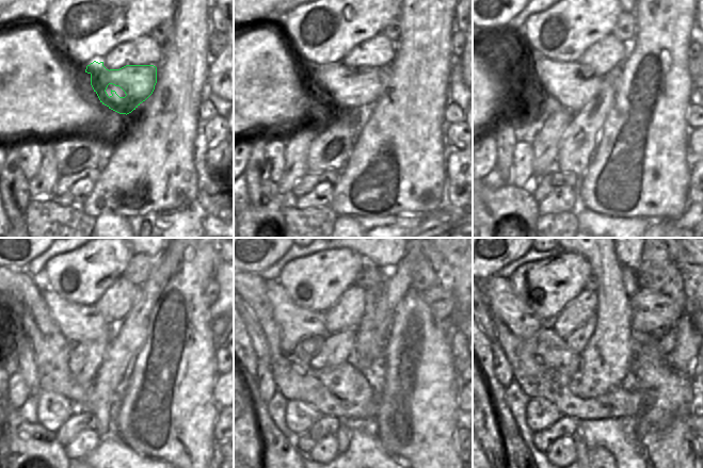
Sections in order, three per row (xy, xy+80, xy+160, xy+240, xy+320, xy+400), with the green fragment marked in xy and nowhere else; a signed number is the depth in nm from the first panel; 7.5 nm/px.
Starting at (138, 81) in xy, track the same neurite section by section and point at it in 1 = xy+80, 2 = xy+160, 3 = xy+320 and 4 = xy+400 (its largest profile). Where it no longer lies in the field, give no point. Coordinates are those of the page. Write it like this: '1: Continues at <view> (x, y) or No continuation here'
1: Continues at xy+80 (336, 86)
2: Continues at xy+160 (570, 85)
3: Continues at xy+320 (294, 322)
4: Continues at xy+400 (523, 321).

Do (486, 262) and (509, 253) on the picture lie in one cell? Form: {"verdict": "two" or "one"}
{"verdict": "one"}

